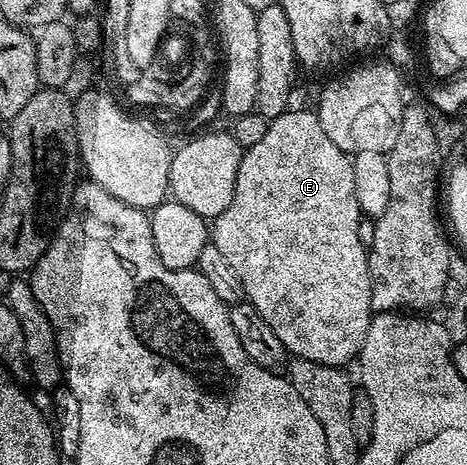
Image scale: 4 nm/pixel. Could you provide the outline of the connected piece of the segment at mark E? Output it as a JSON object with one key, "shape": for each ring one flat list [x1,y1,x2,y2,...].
{"shape":[[286,110,281,116,275,116,268,125,266,134,259,142,254,142,254,146,243,149,240,165,238,166,238,178,234,186,234,198,230,198,230,206,222,210,210,224,211,243,222,250,226,262,234,266,238,278,244,287,245,297,256,305,258,314,270,322,270,330,278,334,280,347,285,353,293,357,318,362,326,366,348,366,348,363,355,361,359,357,362,346,366,342,366,330,370,326,374,315,372,310,372,275,368,269,369,249,366,247,366,240,360,237,360,220,362,213,359,208,358,198,355,194,353,157,339,149,322,130,322,123,315,111,292,112]]}

